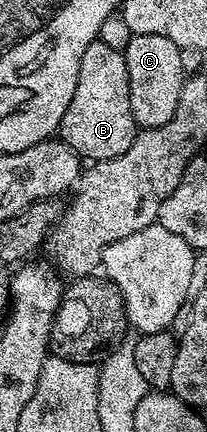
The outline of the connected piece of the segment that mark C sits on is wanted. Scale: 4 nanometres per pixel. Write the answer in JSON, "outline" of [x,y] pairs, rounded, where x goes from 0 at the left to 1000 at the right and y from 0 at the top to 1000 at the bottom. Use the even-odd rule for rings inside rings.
{"outline":[[[691,76],[647,81],[623,90],[594,120],[614,150],[614,178],[623,181],[623,213],[633,215],[633,262],[667,296],[783,294],[845,271],[845,252],[865,248],[865,225],[894,204],[903,167],[879,111],[826,95],[826,86],[768,86],[768,76]]]}

